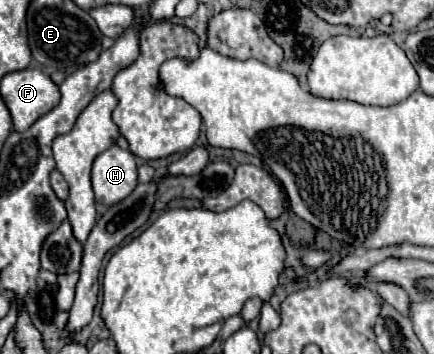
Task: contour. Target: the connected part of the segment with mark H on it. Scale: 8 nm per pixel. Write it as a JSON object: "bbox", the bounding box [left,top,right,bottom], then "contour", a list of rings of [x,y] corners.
{"bbox":[91,144,139,206],"contour":[[[115,144],[95,158],[91,178],[95,200],[105,206],[117,204],[125,200],[139,184],[135,156]]]}

